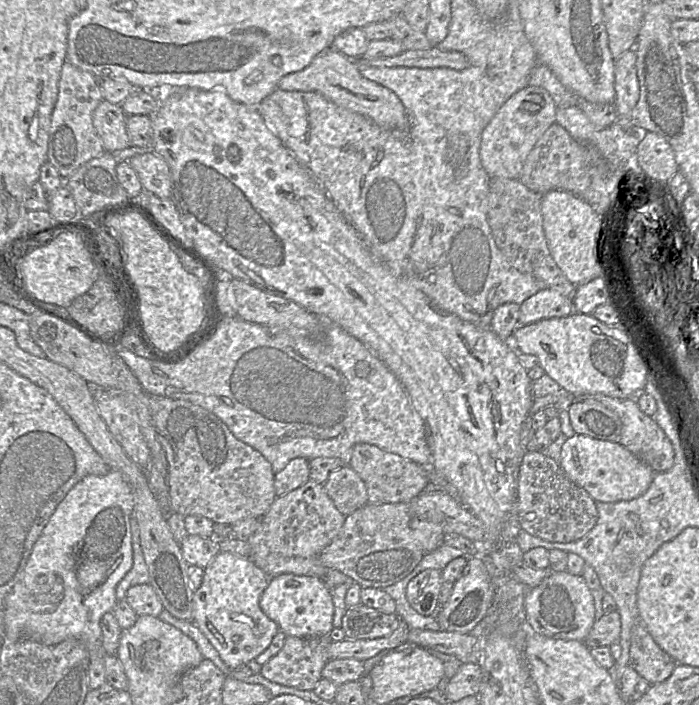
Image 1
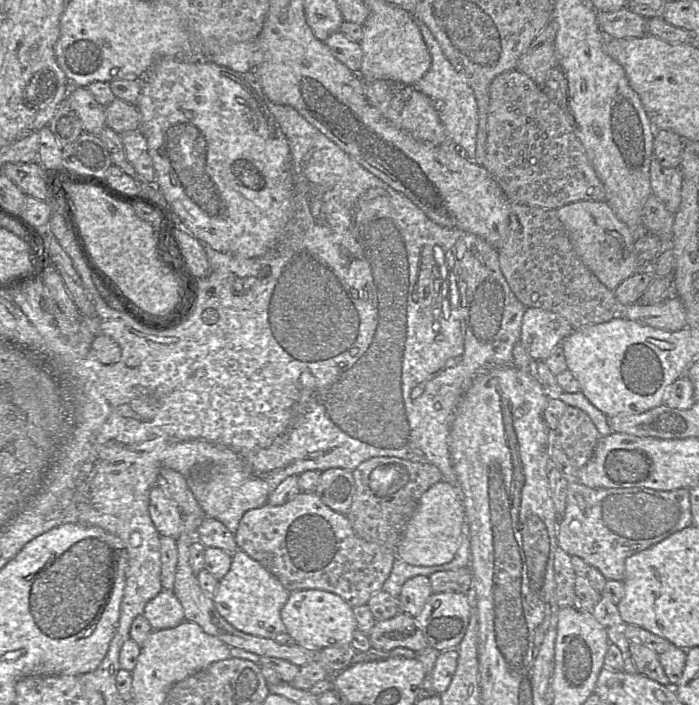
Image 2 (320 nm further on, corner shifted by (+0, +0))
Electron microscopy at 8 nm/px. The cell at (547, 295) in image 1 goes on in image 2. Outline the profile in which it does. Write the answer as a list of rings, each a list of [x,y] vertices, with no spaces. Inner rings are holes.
[[[528,308],[522,318],[520,342],[535,361],[546,360],[561,341],[574,331],[572,325],[563,316],[542,308]]]

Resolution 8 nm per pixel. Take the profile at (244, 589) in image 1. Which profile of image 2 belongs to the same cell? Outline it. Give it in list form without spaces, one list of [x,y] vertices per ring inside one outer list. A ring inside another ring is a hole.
[[[242,550],[232,555],[229,572],[219,580],[212,600],[219,614],[237,630],[262,638],[274,639],[280,633],[286,633],[286,627],[281,619],[280,612],[289,598],[290,592],[270,572],[253,560]]]

